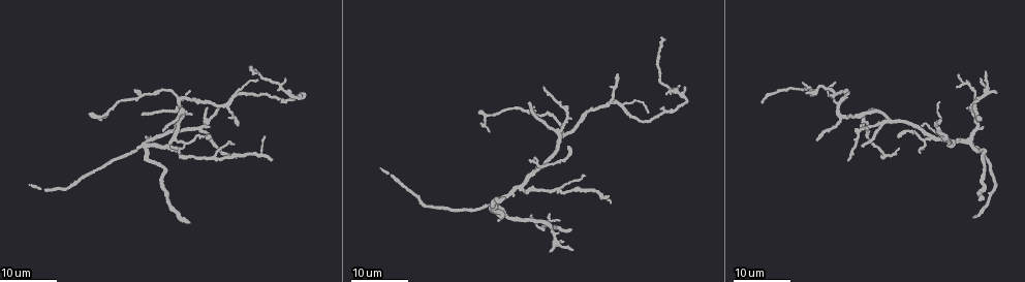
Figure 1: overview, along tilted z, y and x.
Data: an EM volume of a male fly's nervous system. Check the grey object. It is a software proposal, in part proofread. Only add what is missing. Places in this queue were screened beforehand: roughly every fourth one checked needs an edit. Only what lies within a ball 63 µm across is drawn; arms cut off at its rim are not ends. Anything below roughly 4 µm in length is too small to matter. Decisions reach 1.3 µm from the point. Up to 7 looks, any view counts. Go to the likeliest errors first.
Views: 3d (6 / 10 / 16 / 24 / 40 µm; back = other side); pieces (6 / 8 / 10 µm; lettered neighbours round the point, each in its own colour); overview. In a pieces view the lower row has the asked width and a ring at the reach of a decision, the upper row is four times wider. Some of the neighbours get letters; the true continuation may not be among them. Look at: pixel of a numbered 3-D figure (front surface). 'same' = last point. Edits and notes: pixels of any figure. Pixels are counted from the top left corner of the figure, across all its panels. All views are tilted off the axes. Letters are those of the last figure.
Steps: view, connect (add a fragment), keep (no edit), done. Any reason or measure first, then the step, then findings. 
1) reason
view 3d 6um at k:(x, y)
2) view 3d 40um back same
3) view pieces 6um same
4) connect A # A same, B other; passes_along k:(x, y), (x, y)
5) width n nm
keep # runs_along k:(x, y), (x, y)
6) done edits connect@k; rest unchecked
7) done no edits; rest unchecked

free end
view 3d 24um at 1:(819, 139)

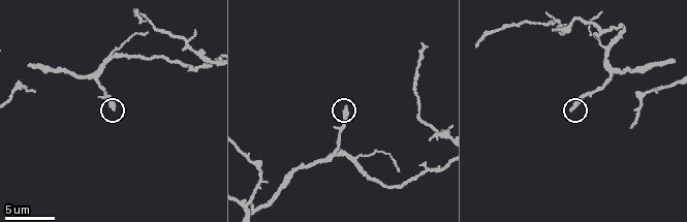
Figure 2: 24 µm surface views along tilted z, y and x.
view pieces 10um at 2:(570, 110)

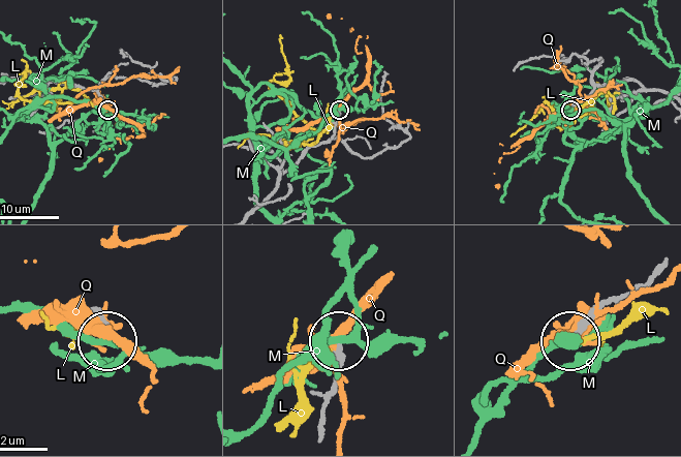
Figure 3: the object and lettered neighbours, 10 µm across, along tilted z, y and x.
keep # L other, M other, Q other; runs_along 3:(322, 426), (338, 347); none of them fits

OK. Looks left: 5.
tapers out
view 3d 16um at 1:(531, 102)

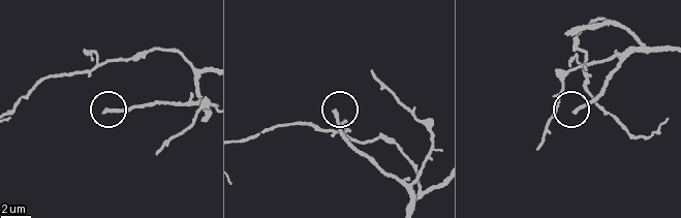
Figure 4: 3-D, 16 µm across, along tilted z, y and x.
view pieces 6um at 4:(576, 112)

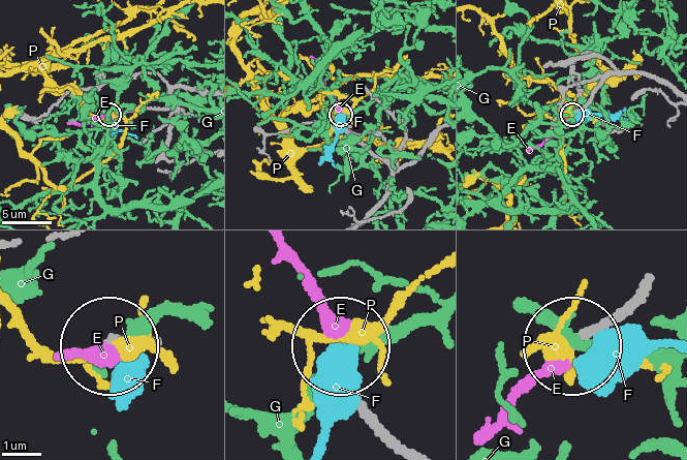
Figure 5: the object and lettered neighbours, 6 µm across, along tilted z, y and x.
connect E # E same, F other, G other, P other; passes_along 5:(590, 97), (528, 152); it goes on there

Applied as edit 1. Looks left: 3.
free end
view 3d 24um at 1:(568, 147)

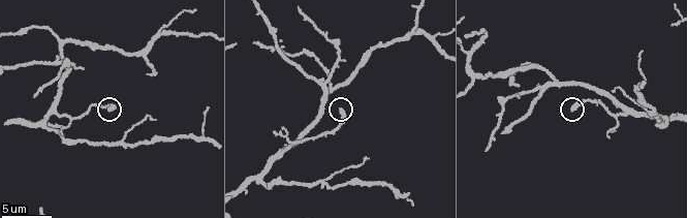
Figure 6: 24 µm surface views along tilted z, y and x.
see the neighbours
view pieces 8um at 6:(342, 108)

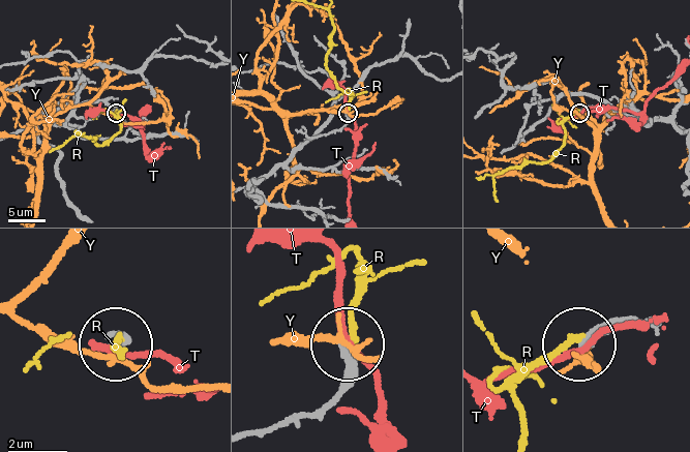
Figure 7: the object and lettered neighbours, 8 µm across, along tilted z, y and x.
keep # R other, T other, Y other; no lettered fragment goes on from it

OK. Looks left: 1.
free end
view pieces 10um at 6:(486, 148)

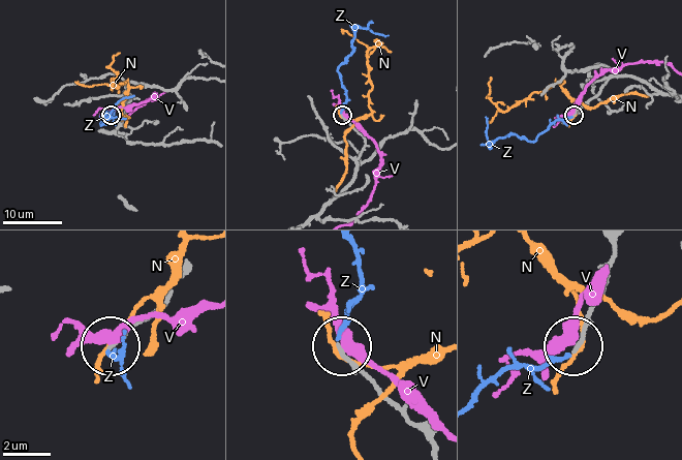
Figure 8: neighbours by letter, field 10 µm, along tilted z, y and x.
connect Z # N other, V other, Z same; passes_along 8:(398, 408), (342, 350), (361, 276), (358, 251); it goes on there

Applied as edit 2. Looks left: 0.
done edits connect@5, connect@8; rest unchecked

